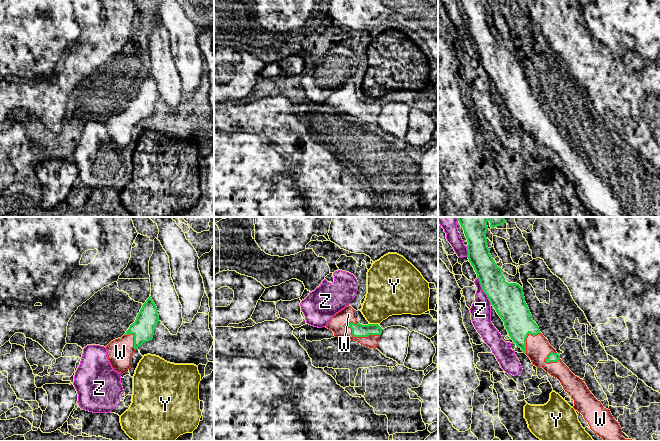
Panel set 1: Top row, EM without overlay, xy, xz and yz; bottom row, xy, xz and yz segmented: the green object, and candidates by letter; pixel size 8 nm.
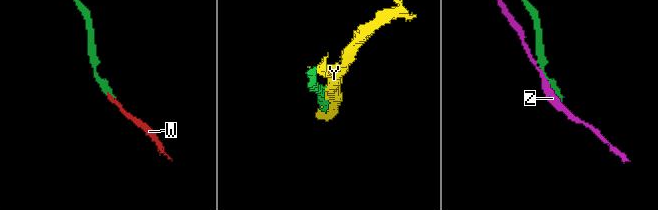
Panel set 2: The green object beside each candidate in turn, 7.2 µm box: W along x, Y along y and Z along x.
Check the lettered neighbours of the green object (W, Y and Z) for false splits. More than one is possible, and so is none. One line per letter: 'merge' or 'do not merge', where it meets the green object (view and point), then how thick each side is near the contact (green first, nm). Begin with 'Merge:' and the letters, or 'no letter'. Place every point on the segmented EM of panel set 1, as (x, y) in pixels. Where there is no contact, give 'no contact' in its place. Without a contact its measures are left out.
Merge: W
W: merge | xz (359, 336) | 110/120 nm
Y: do not merge | xz (373, 324) | 110/320 nm
Z: do not merge | yz (483, 291) | 260/160 nm

